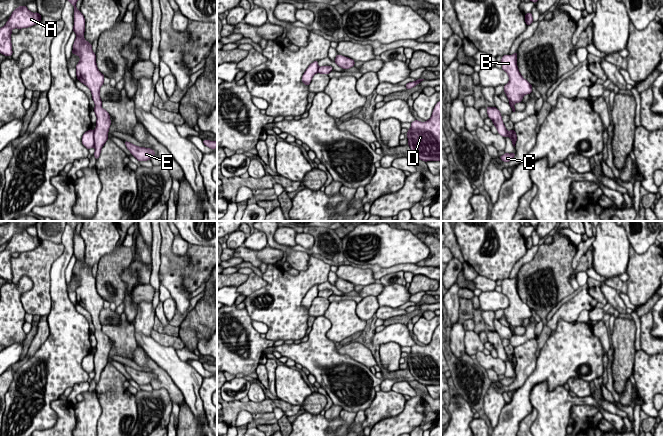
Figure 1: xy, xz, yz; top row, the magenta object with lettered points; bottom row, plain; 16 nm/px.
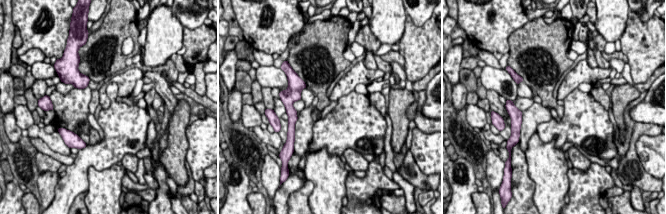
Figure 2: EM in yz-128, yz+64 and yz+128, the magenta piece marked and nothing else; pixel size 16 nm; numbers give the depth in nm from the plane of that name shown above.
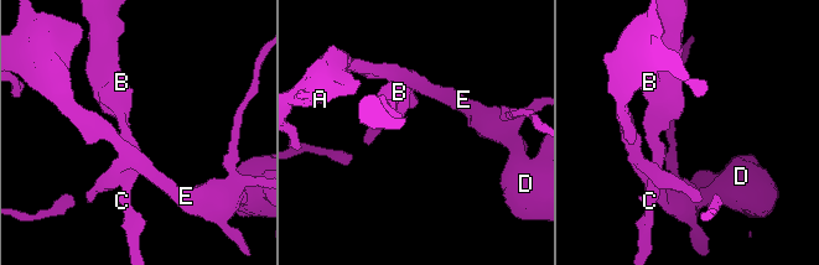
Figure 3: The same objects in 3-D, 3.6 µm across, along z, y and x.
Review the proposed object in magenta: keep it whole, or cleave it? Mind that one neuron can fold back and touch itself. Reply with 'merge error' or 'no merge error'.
merge error

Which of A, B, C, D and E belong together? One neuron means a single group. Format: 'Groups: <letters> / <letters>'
Groups: A D E / B C

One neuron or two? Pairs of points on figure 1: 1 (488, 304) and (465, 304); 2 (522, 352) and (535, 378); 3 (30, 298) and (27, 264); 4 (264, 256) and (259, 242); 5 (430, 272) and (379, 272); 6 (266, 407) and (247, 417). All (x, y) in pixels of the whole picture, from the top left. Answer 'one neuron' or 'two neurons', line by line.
1: two neurons
2: two neurons
3: one neuron
4: two neurons
5: one neuron
6: two neurons

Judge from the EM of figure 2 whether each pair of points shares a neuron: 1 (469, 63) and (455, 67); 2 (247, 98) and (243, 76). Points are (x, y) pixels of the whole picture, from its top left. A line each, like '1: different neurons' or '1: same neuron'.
1: different neurons
2: same neuron

